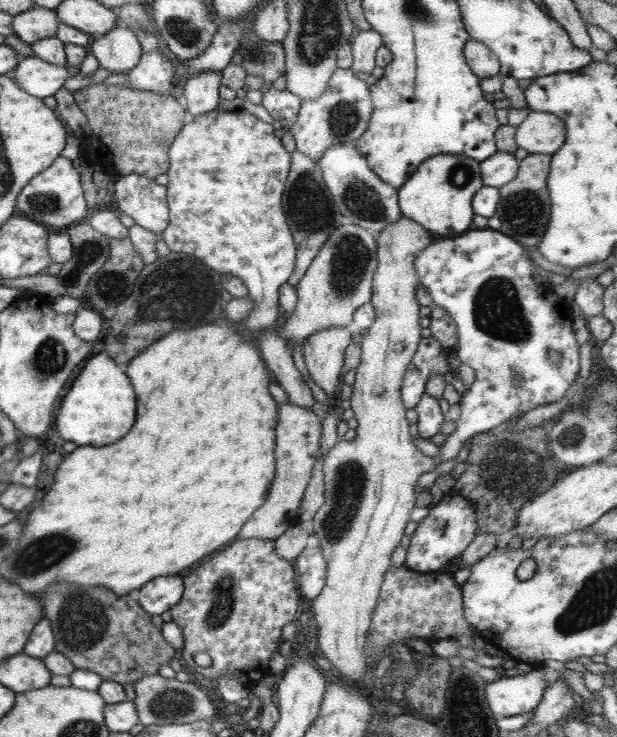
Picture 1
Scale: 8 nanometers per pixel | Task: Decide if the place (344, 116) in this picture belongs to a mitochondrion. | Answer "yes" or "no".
yes

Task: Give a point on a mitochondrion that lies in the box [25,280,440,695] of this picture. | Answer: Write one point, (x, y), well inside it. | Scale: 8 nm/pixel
(81, 624)

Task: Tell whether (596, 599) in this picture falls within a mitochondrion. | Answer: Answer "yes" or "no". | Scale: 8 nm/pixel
yes

